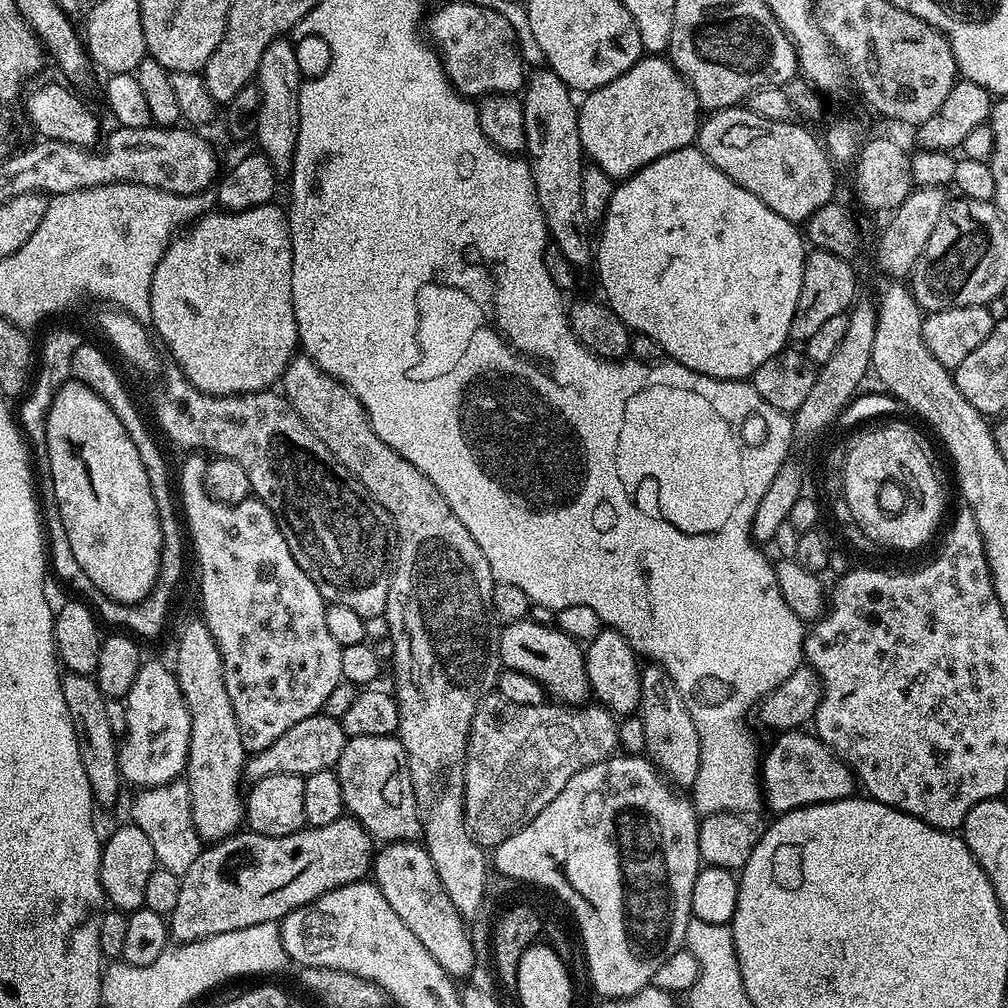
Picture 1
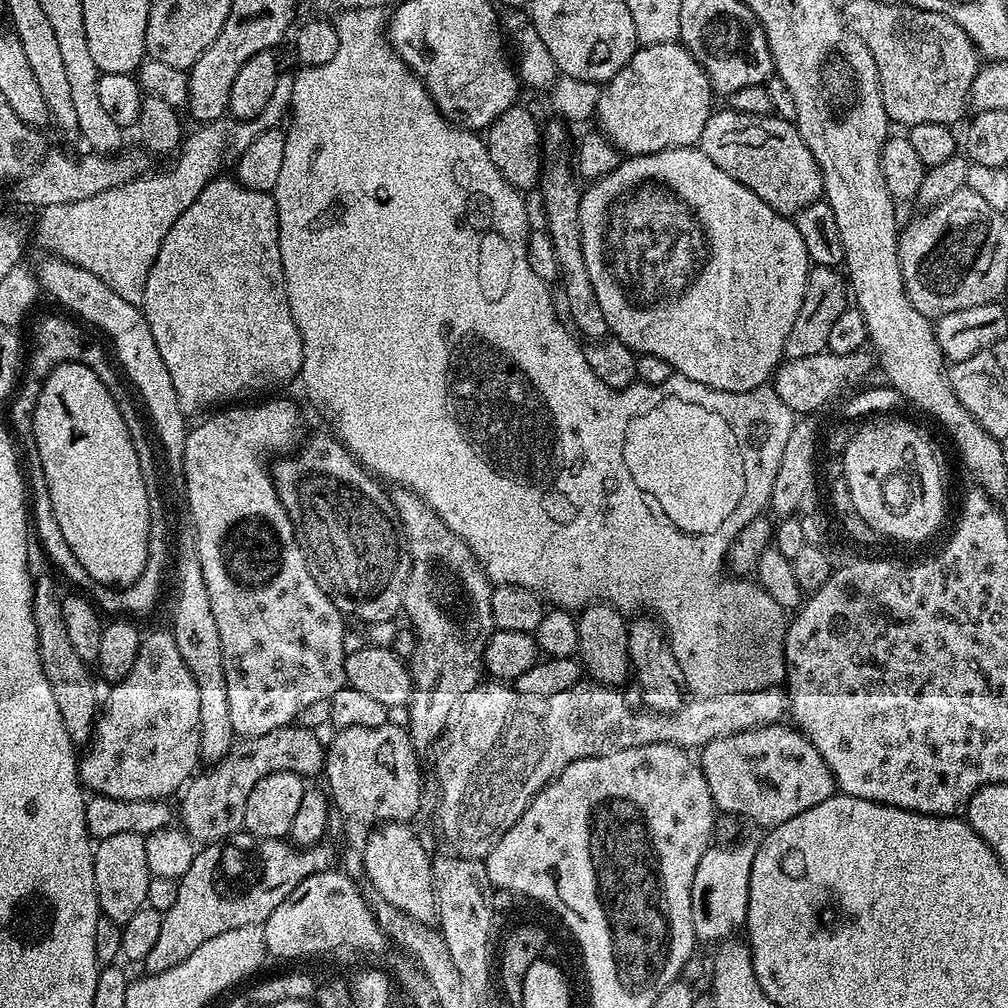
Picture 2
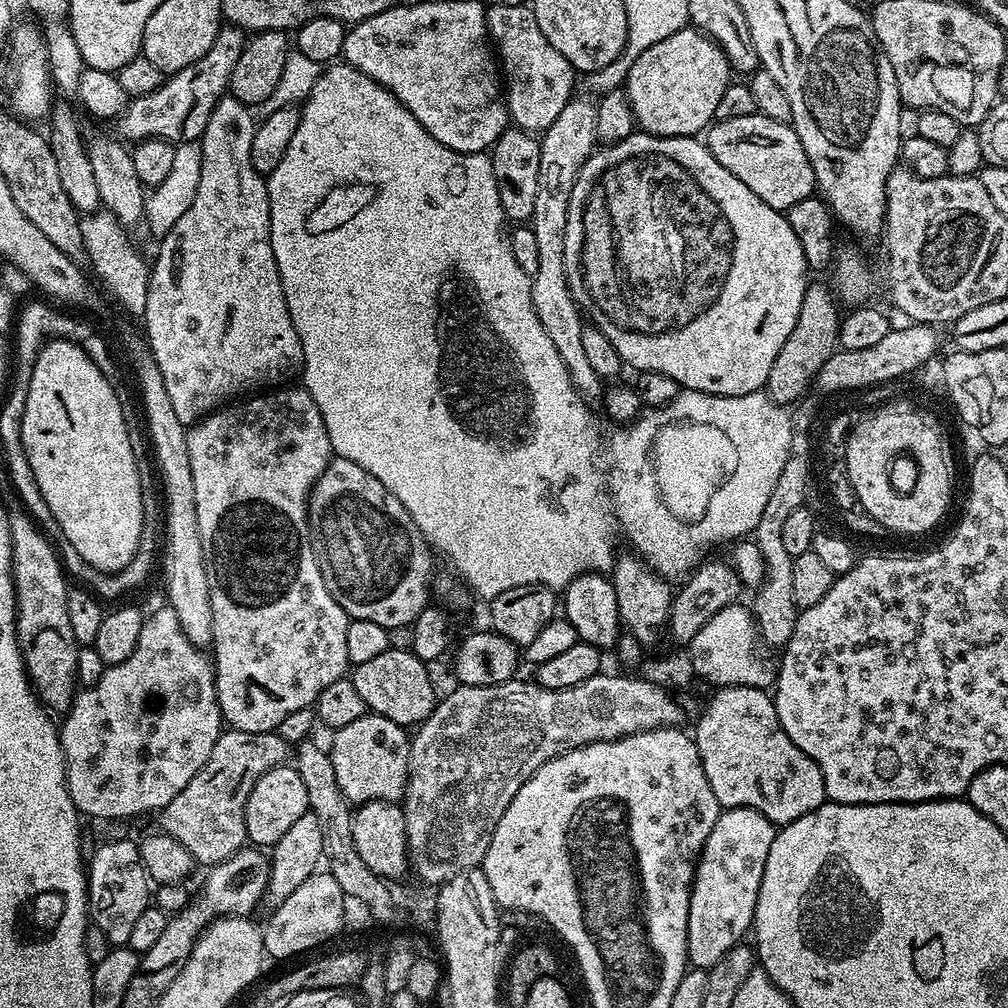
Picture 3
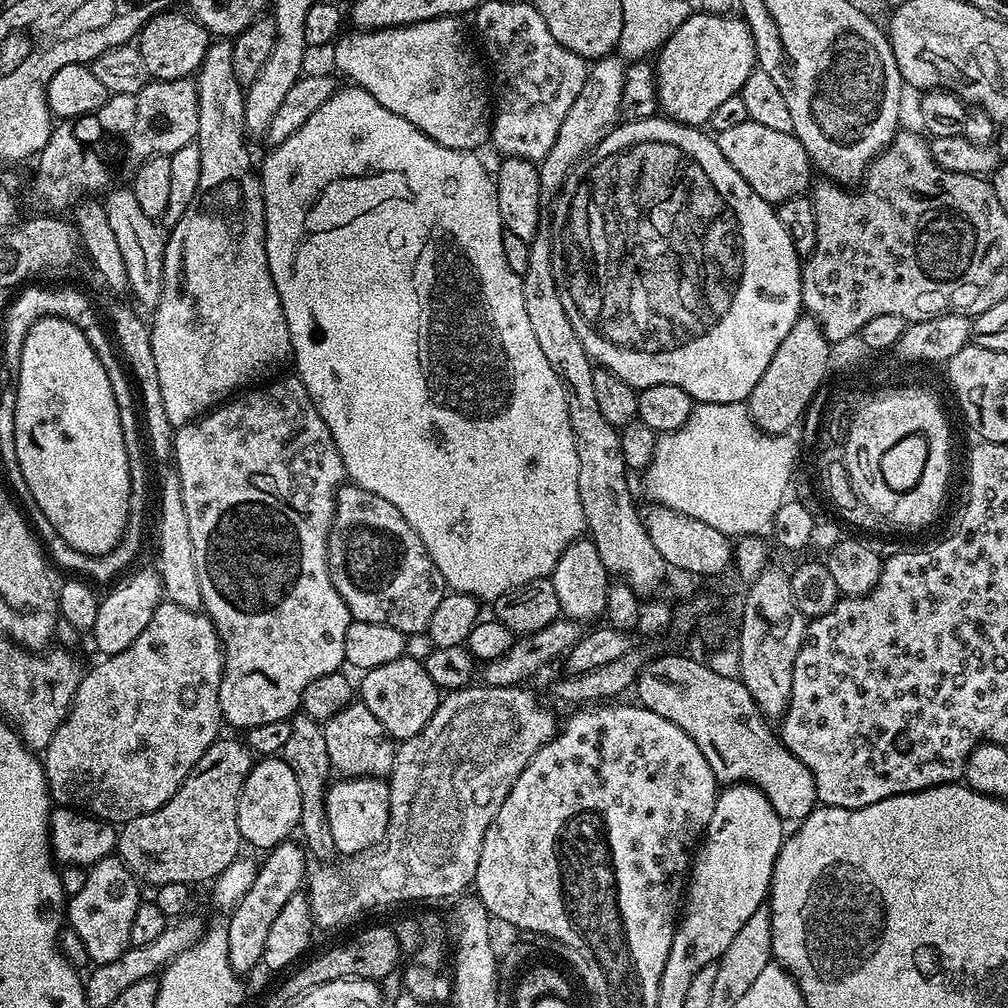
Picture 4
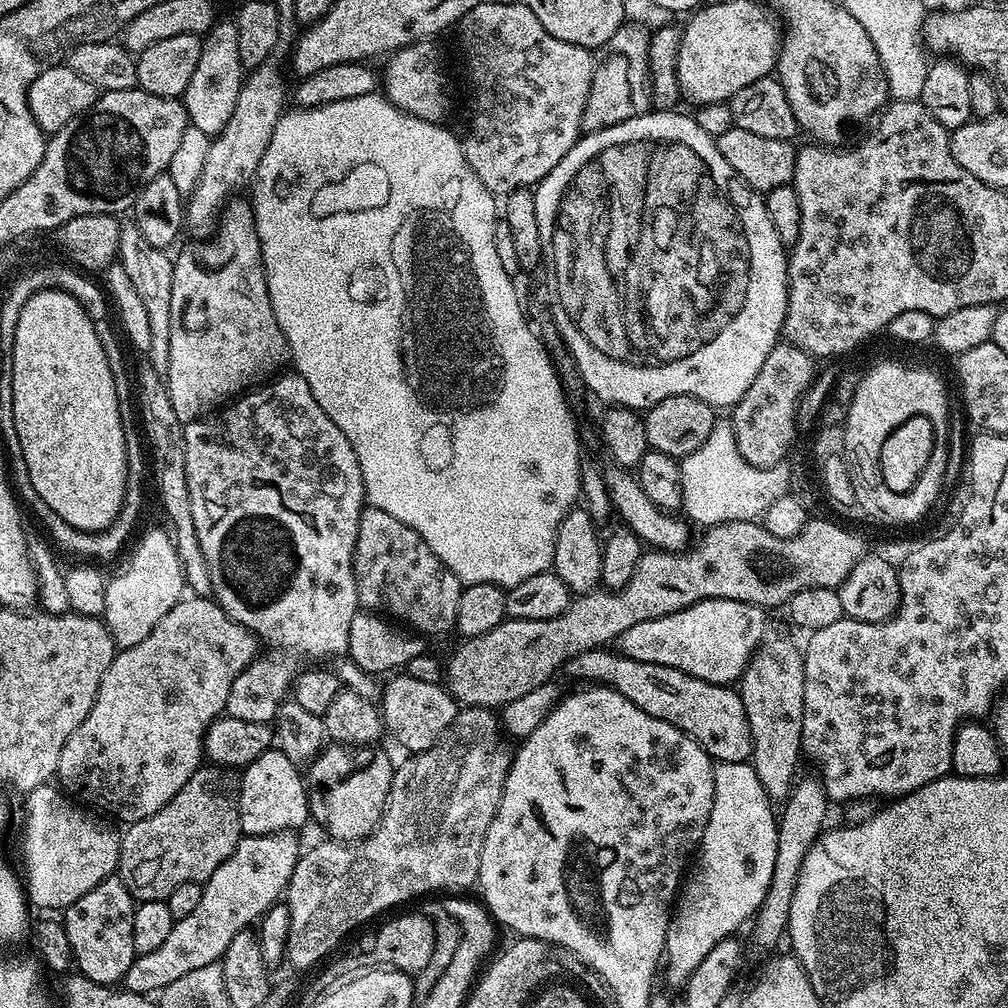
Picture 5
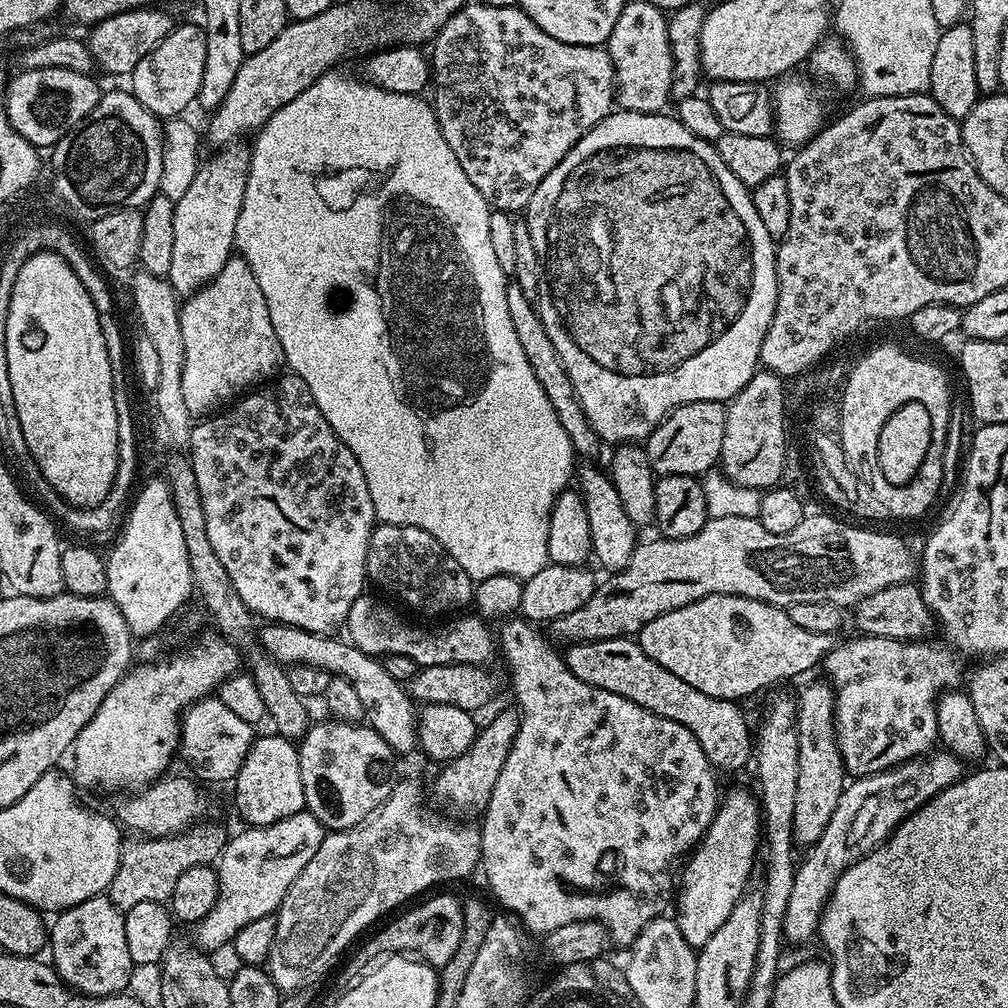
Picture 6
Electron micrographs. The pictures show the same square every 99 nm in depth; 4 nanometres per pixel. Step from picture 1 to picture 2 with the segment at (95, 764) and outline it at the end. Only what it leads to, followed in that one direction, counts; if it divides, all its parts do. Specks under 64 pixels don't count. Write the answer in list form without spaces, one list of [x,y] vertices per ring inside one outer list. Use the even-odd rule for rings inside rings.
[[[40,579],[35,581],[32,613],[34,614],[42,670],[46,674],[46,682],[50,682],[50,690],[54,690],[54,702],[58,702],[58,710],[62,713],[62,722],[70,734],[72,743],[84,746],[91,741],[98,719],[96,680],[93,669],[82,658],[78,658],[74,646],[70,643],[70,638],[66,635],[66,622],[60,601],[61,597],[56,596],[50,581]]]

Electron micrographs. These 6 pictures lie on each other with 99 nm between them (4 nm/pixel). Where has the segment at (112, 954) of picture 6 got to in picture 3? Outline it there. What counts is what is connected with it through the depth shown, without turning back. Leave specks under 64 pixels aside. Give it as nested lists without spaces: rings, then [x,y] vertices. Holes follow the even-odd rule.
[[[112,840],[104,844],[86,864],[88,878],[88,915],[96,928],[109,940],[109,945],[127,945],[136,919],[150,907],[150,879],[140,857],[136,840]]]

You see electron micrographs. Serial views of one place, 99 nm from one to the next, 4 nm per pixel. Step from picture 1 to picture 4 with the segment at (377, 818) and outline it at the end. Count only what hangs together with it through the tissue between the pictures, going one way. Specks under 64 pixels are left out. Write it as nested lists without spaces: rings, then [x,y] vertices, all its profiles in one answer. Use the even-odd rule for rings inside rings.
[[[353,702],[343,708],[334,718],[324,724],[326,734],[326,751],[330,753],[333,769],[341,777],[375,777],[384,778],[391,773],[396,757],[397,745],[388,731],[370,714],[365,704]]]

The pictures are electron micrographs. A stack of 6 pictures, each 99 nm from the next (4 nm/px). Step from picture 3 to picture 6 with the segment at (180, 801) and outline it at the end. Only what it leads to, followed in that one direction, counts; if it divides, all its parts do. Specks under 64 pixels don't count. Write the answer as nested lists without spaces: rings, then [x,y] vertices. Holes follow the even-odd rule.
[[[197,822],[175,836],[136,838],[123,849],[120,865],[110,887],[112,901],[122,910],[138,906],[138,902],[164,902],[171,897],[178,878],[190,866],[215,865],[224,850],[226,835],[216,824]]]

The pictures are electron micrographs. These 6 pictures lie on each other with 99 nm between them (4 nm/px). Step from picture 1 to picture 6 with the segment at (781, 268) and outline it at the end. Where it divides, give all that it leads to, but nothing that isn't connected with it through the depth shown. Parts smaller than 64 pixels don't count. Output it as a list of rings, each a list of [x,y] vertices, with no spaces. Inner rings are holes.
[[[613,111],[611,116],[595,124],[571,148],[566,158],[542,178],[528,203],[526,219],[530,238],[548,243],[542,248],[542,283],[538,297],[540,321],[546,326],[546,334],[550,334],[550,342],[554,342],[554,350],[558,350],[558,358],[562,358],[562,366],[566,366],[566,374],[570,374],[574,394],[578,394],[578,402],[590,426],[594,426],[605,445],[647,441],[648,435],[678,406],[703,400],[727,402],[737,396],[758,371],[762,338],[766,338],[778,298],[776,244],[772,236],[766,234],[758,210],[754,210],[750,189],[730,174],[716,145],[690,134],[675,115],[647,116],[641,112]]]

